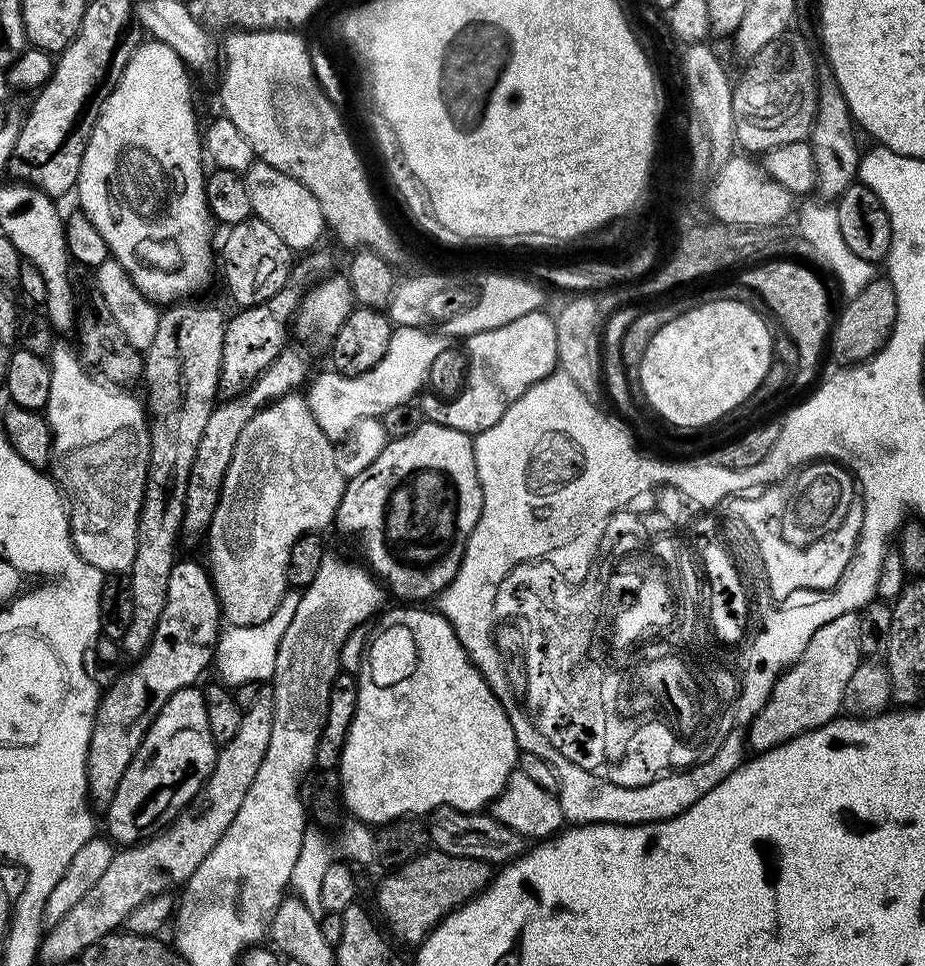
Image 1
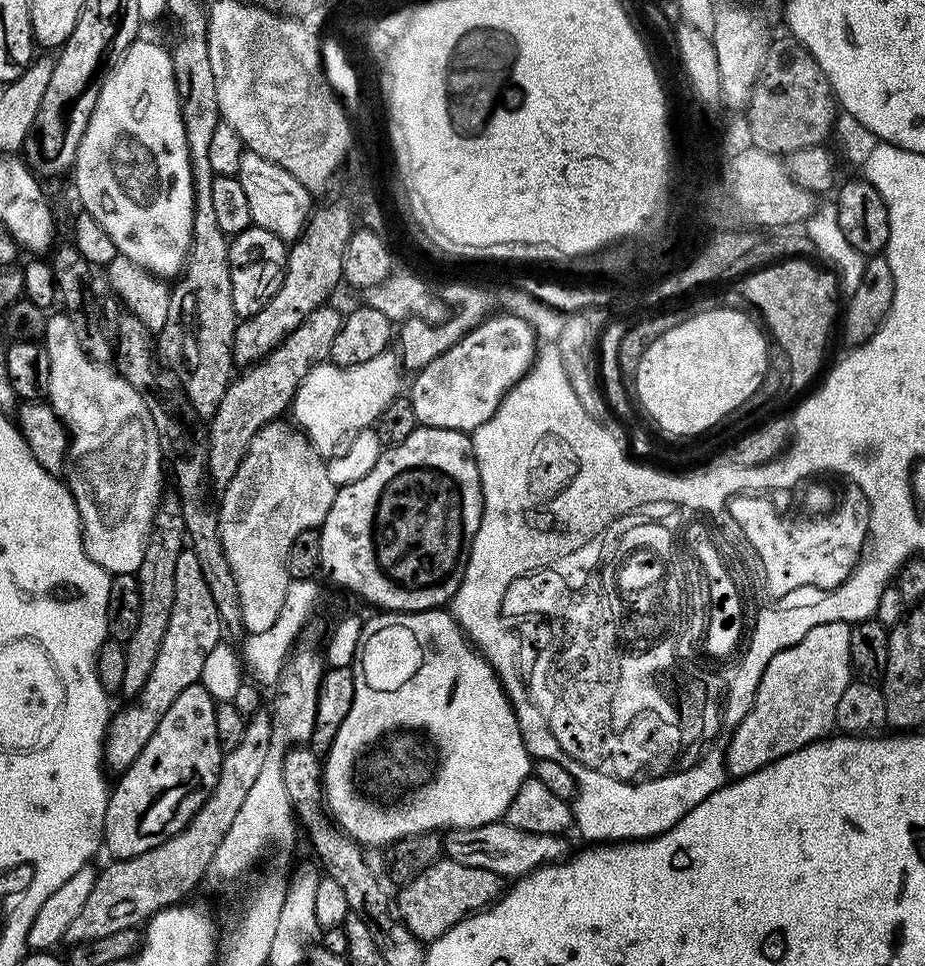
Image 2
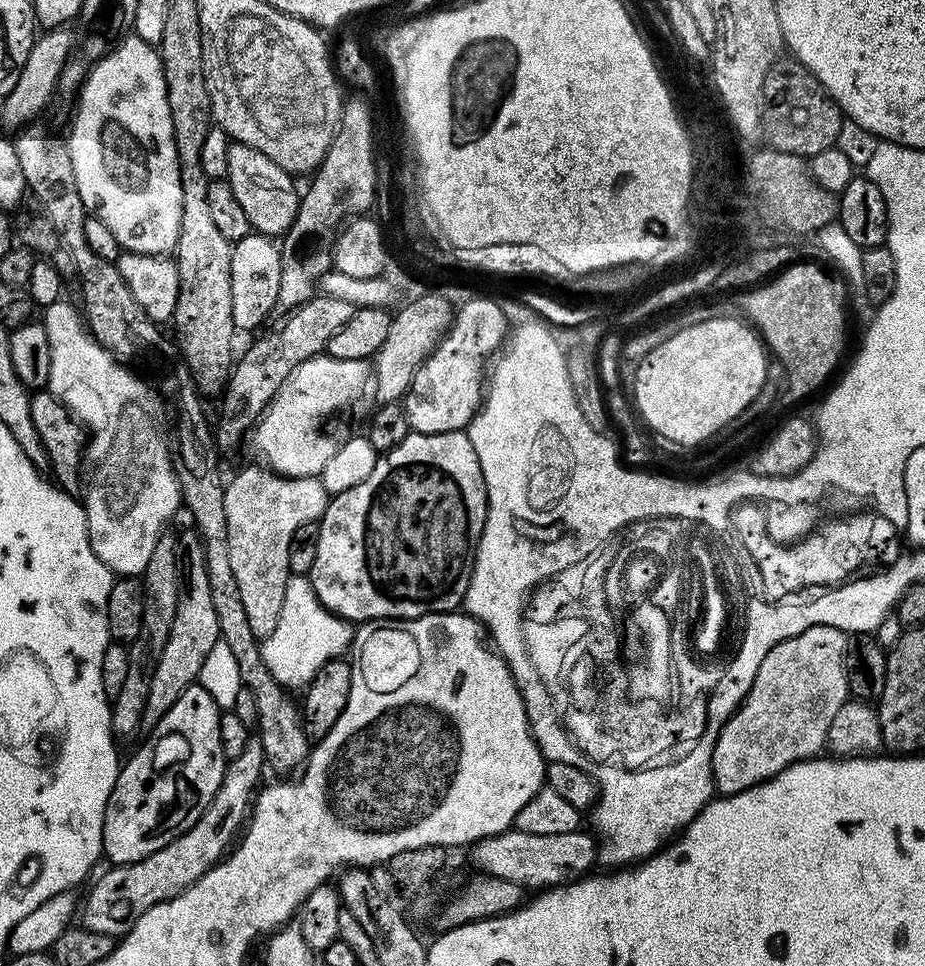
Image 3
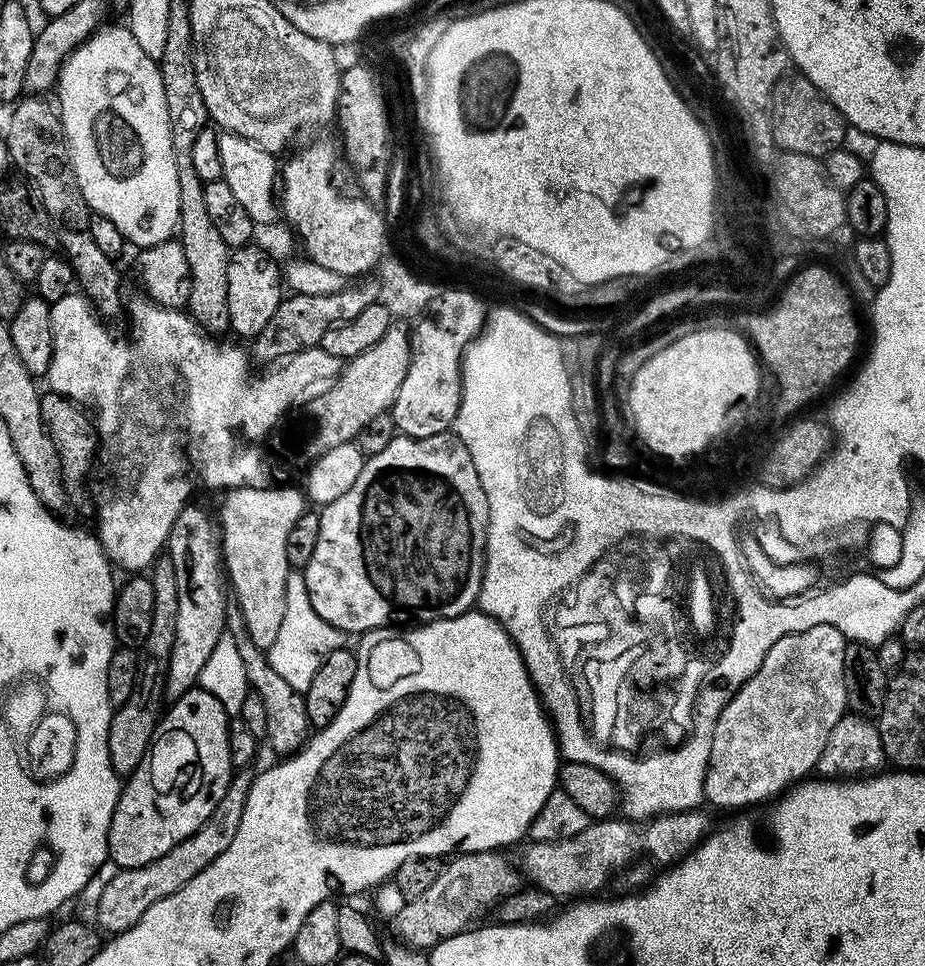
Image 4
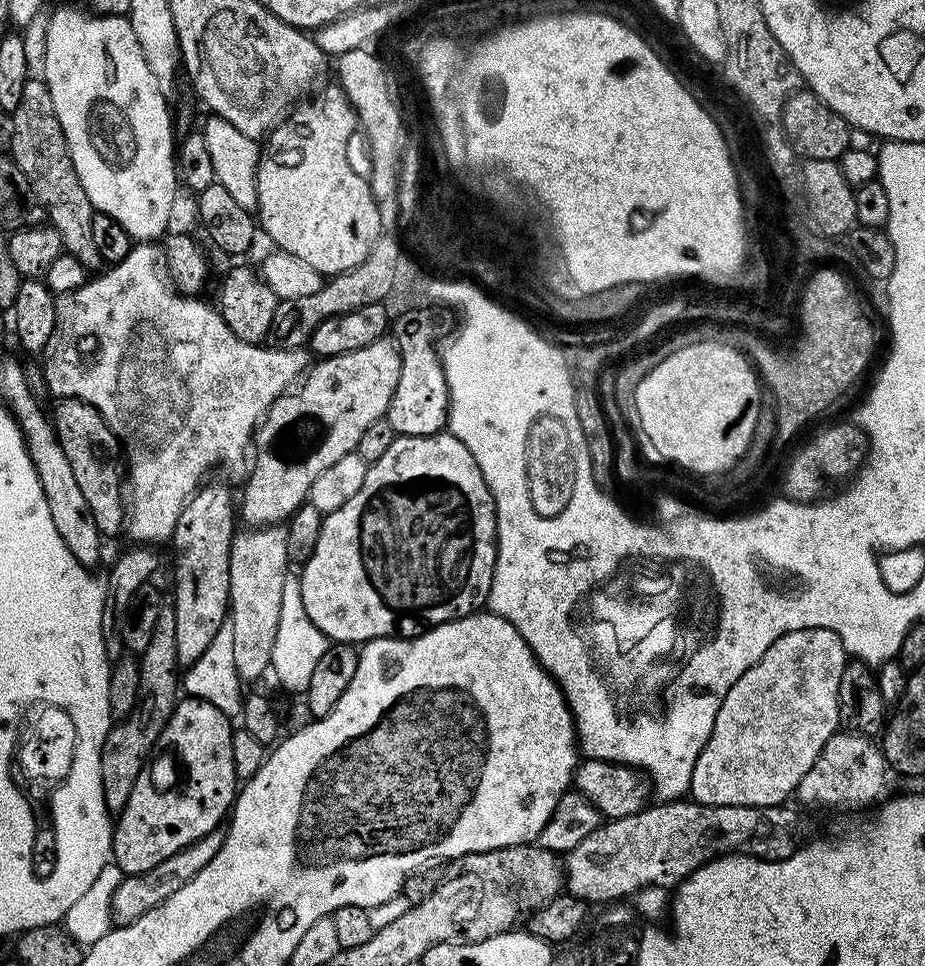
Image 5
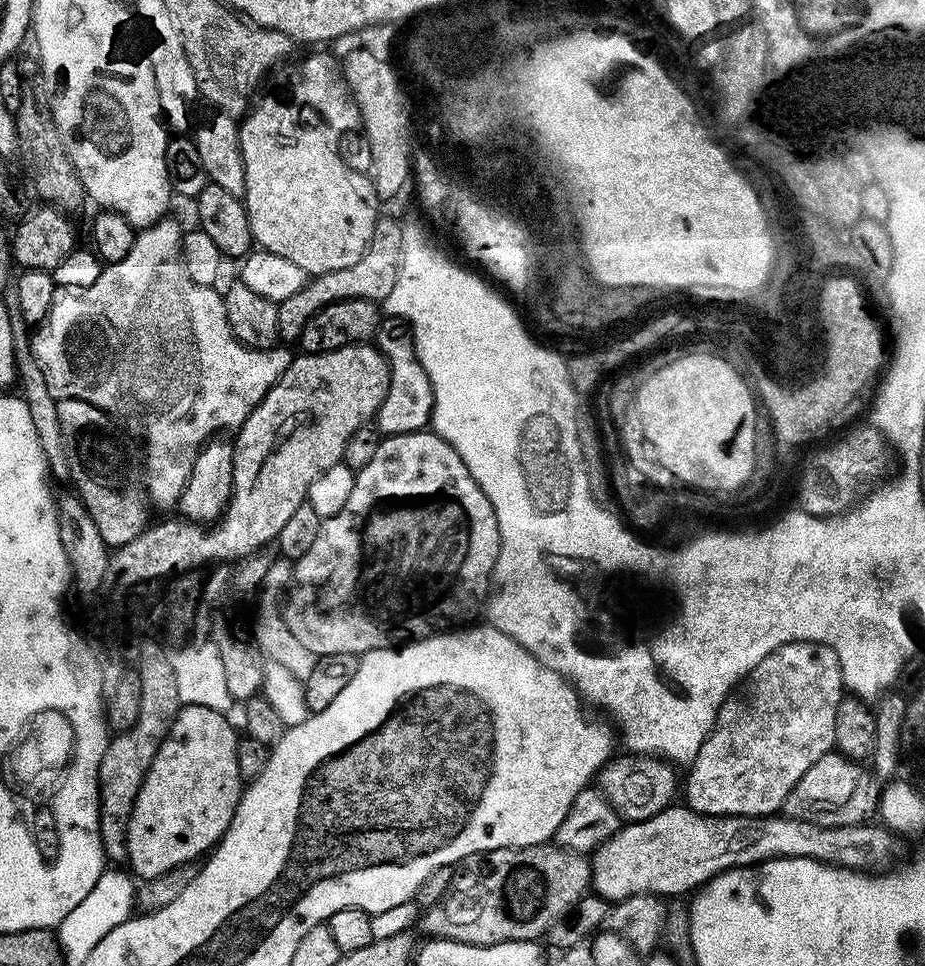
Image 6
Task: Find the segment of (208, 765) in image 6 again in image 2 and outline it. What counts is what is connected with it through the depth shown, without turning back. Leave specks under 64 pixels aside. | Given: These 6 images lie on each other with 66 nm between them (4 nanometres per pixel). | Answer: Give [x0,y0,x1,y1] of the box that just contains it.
[103,684,224,860]

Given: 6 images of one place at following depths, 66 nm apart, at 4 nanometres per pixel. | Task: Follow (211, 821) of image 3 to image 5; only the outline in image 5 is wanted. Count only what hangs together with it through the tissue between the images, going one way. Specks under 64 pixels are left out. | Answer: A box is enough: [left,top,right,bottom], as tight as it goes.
[112,831,223,925]

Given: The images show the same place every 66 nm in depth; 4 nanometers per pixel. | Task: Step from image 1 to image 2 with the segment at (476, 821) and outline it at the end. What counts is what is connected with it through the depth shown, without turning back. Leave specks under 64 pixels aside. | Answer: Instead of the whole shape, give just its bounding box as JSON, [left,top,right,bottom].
[442,822,570,878]

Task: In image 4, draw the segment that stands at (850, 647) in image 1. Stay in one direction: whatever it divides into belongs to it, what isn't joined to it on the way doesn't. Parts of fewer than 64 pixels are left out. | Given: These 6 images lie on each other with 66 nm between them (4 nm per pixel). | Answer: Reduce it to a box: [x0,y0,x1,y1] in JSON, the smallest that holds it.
[704,624,848,808]

